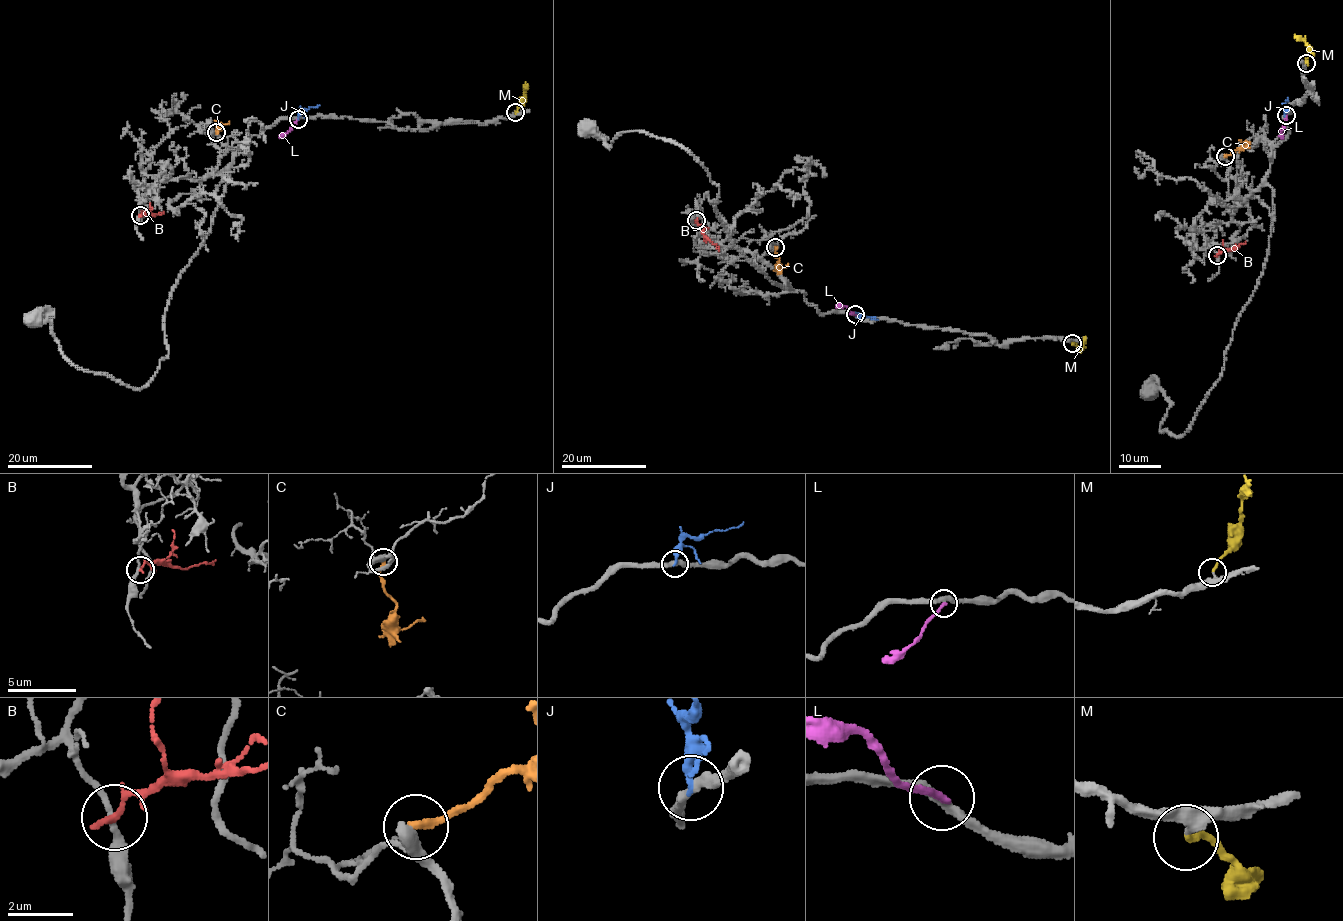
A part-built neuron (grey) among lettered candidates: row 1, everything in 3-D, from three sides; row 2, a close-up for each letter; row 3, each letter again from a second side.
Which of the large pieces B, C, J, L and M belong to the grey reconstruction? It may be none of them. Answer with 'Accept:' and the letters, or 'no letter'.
Accept: M

